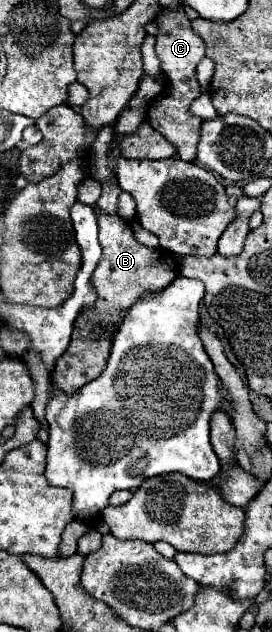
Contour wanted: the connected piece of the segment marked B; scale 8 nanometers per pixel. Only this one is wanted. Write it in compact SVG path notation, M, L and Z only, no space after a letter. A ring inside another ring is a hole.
M84 180L78 186L78 200L92 206L98 212L98 232L100 232L100 246L102 246L102 258L100 264L94 270L92 284L98 292L98 300L92 308L84 310L80 318L74 324L72 342L68 350L56 360L54 372L52 372L52 386L74 394L84 384L88 384L92 378L98 378L102 368L106 366L108 352L112 346L112 334L116 332L118 324L124 318L124 310L128 310L144 292L148 290L162 290L166 288L178 274L178 262L172 258L170 252L164 250L152 250L142 246L136 238L132 228L126 220L120 216L104 214L96 208L96 200L100 198L100 182L98 180Z

